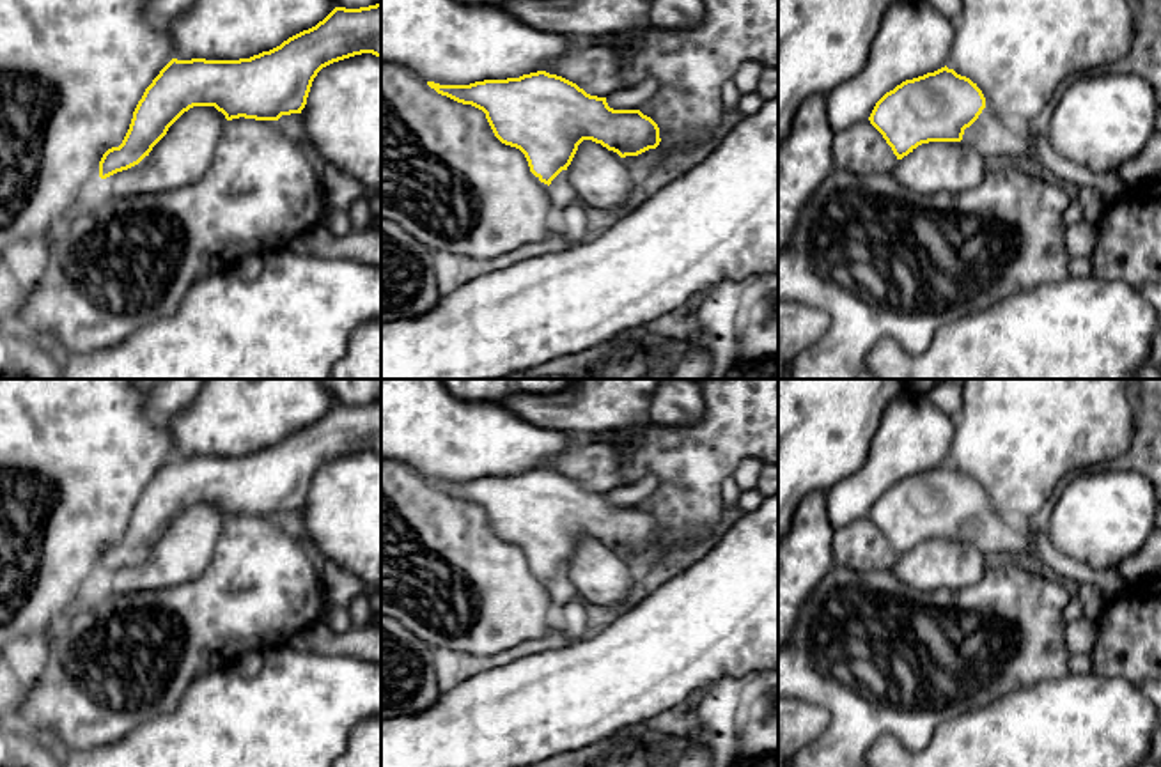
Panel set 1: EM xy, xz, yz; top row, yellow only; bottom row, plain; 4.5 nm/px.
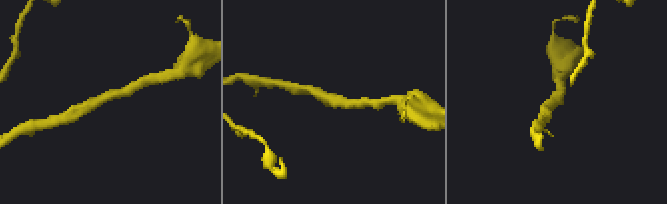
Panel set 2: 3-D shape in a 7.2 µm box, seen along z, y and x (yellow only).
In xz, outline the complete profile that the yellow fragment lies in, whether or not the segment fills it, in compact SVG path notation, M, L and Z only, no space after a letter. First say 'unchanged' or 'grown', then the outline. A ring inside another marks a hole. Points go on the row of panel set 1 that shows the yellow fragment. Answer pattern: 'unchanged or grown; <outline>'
grown; M546 71L470 85L440 85L434 81L427 81L427 85L441 96L471 105L486 113L495 136L502 143L519 149L530 172L549 186L549 202L557 216L574 198L567 167L583 140L601 143L620 158L638 156L656 149L661 142L658 124L640 110L613 110L606 97L590 96L576 83Z

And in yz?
grown; M947 66L886 92L869 120L897 159L922 143L962 142L971 143L989 163L1014 161L1040 172L1030 136L1000 120L986 106L977 83Z

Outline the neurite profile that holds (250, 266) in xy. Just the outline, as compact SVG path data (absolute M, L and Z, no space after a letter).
M246 255L243 259L238 259L234 269L236 275L243 280L253 280L262 273L264 262L262 262L262 255Z

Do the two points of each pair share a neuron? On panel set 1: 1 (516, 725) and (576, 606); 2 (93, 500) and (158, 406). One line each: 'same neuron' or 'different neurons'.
1: different neurons
2: different neurons

